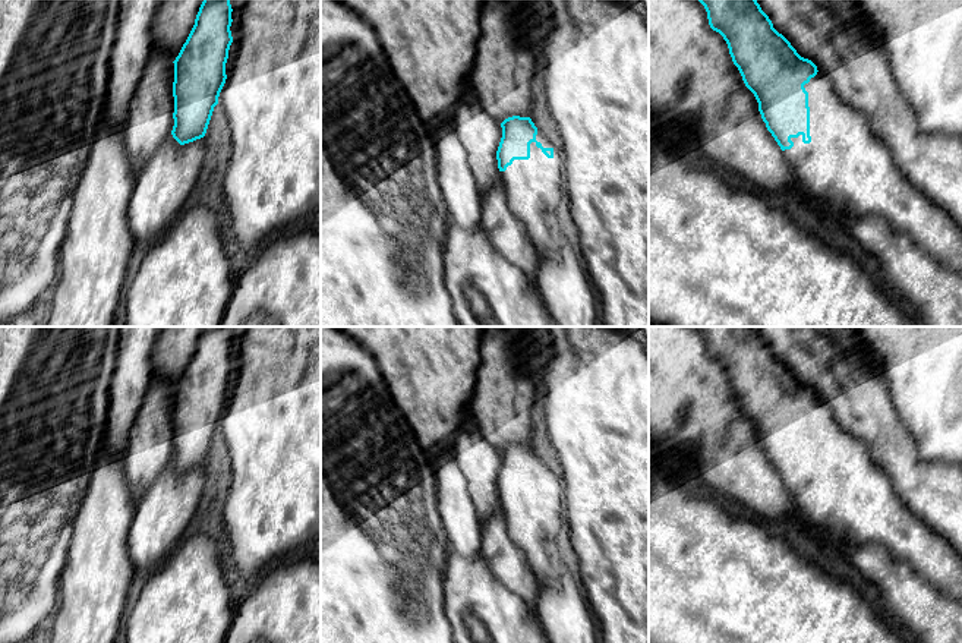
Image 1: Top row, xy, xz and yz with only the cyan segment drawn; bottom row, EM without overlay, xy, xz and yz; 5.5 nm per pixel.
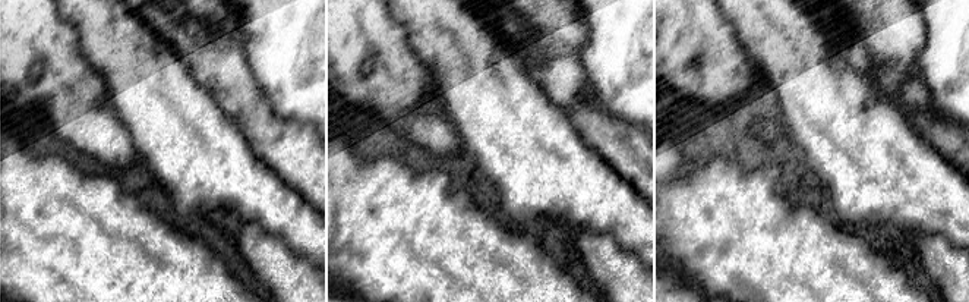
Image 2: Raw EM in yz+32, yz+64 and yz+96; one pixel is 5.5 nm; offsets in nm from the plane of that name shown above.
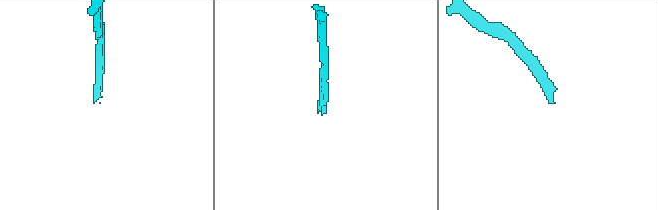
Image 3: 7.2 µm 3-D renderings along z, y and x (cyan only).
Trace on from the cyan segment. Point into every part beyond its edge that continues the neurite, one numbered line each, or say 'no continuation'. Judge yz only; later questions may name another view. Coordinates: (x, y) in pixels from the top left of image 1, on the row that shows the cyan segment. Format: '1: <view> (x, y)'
1: yz (849, 170)

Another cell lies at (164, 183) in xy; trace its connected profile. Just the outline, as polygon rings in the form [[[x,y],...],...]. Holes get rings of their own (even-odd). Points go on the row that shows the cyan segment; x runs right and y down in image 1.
[[[168,135],[136,174],[127,217],[136,240],[154,243],[180,217],[206,155],[205,139],[180,145]]]

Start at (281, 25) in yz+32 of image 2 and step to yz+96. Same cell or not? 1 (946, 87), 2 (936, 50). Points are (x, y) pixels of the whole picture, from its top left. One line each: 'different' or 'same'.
1: same
2: same

